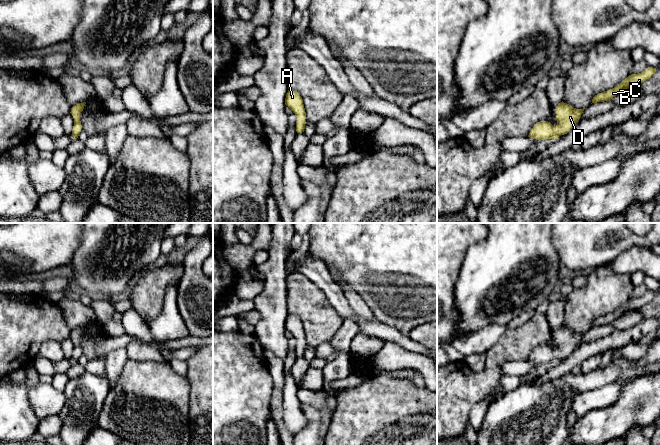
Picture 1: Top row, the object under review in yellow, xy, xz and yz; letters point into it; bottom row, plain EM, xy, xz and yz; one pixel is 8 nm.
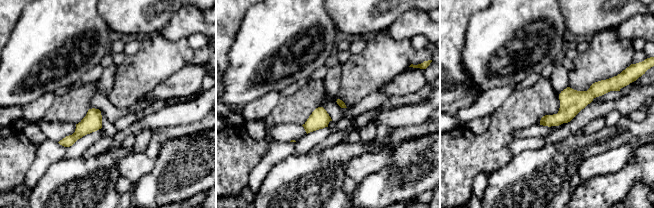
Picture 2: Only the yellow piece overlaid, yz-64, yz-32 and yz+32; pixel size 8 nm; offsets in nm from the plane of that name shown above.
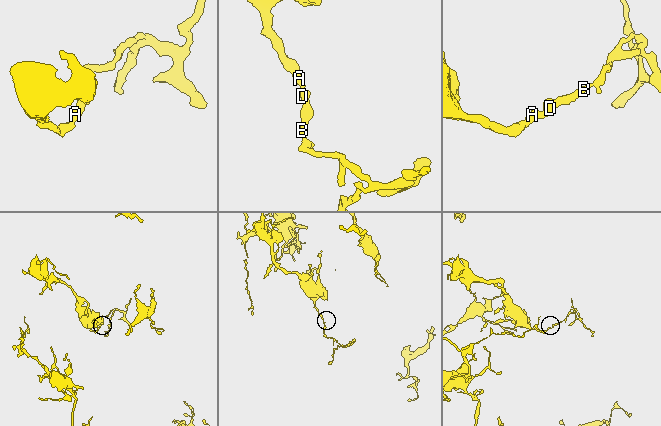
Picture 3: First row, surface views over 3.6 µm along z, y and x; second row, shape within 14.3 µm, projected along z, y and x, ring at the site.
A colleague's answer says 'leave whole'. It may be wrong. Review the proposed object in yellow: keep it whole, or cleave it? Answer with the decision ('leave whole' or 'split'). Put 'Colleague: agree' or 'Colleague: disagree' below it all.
leave whole
Colleague: agree

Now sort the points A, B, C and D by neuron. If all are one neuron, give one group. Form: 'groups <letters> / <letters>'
groups A B C D

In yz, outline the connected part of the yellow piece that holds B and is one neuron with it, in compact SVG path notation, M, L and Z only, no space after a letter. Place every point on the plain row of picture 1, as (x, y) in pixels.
M648 291L641 297L631 298L625 304L623 304L620 308L618 308L616 311L595 319L592 323L592 327L610 325L613 321L615 321L621 315L629 311L641 309L644 305L649 303L655 296L656 296L656 292Z

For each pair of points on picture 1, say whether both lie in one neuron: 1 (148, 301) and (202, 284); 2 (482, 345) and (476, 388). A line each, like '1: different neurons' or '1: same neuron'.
1: same neuron
2: different neurons

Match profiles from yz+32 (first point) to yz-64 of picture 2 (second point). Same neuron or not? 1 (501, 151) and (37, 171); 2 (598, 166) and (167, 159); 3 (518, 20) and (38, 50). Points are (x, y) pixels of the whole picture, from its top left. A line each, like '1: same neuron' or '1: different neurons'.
1: different neurons
2: different neurons
3: same neuron

